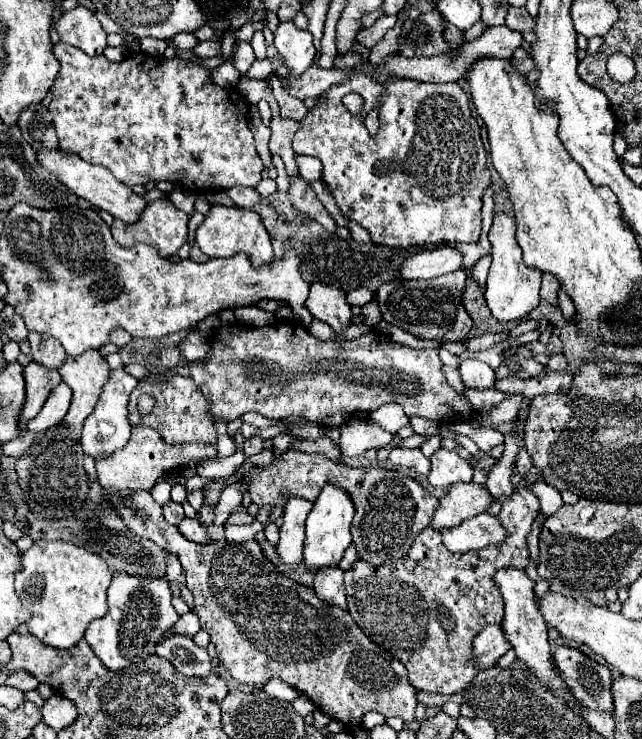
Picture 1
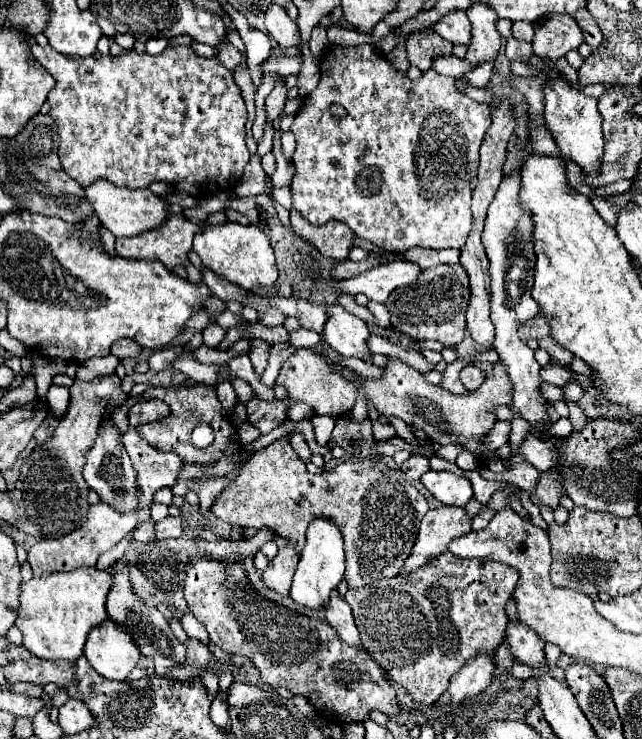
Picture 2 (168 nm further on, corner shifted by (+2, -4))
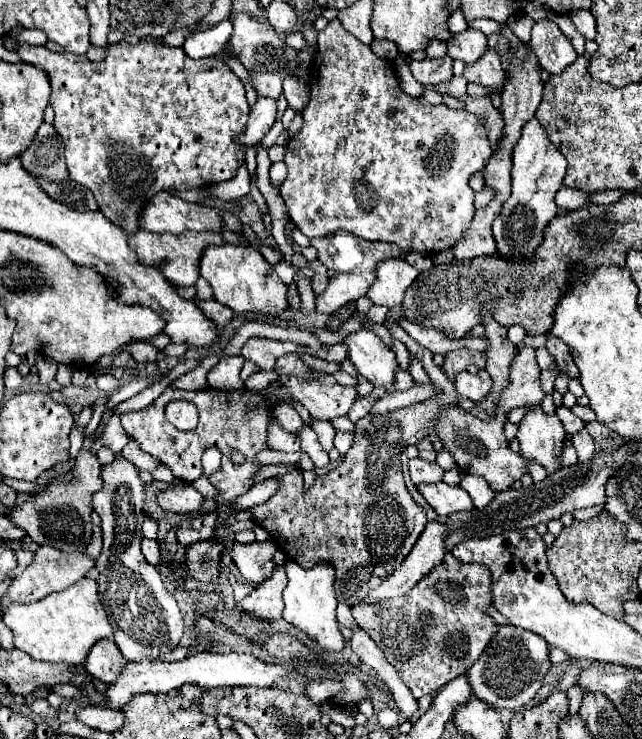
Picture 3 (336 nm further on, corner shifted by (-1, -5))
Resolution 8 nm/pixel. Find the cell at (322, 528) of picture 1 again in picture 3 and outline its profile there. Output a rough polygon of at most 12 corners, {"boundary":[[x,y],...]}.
{"boundary":[[287,562],[283,618],[325,650],[345,640],[335,568]]}

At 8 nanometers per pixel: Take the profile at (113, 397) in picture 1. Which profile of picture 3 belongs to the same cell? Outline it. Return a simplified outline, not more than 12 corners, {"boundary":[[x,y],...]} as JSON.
{"boundary":[[101,466],[99,600],[129,662],[177,648],[183,616],[141,552],[145,482]]}

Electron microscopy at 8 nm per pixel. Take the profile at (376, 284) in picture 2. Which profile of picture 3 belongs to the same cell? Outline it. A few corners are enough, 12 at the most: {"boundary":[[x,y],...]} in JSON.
{"boundary":[[375,272],[335,274],[317,296],[317,312],[339,306],[365,296]]}

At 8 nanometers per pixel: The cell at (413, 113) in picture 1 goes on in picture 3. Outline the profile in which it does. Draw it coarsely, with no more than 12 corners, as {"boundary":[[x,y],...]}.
{"boundary":[[335,18],[287,144],[307,236],[455,248],[493,154]]}

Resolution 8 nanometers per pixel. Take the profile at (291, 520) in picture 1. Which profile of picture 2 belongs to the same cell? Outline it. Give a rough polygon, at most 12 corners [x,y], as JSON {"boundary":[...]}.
{"boundary":[[294,543],[280,547],[264,569],[268,589],[288,595],[296,571]]}

